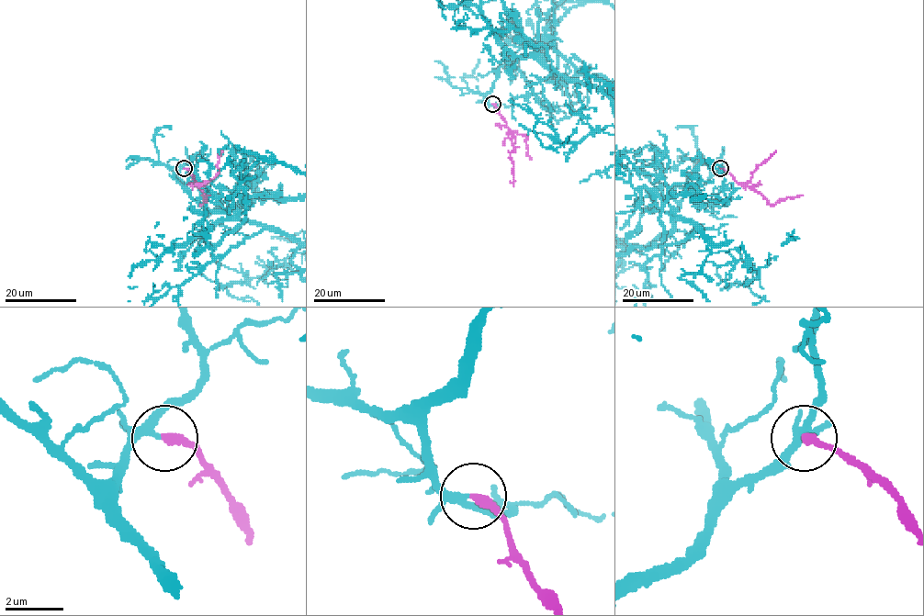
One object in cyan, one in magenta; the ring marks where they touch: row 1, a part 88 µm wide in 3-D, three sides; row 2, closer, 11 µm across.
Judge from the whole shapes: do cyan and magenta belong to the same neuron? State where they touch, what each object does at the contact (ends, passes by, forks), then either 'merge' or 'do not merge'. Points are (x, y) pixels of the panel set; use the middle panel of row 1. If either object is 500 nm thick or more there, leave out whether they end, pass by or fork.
place (492, 104); cyan forks; magenta ends; merge

